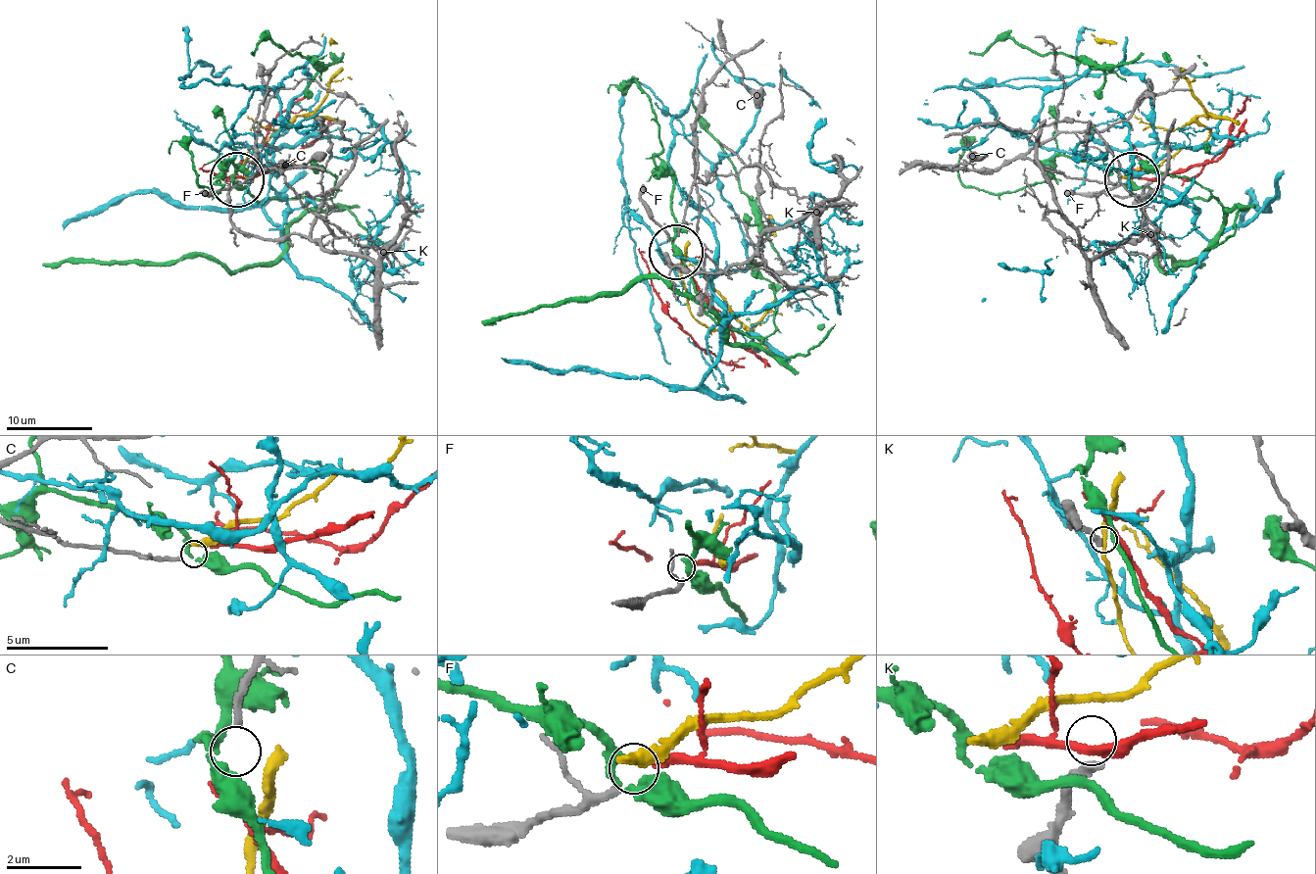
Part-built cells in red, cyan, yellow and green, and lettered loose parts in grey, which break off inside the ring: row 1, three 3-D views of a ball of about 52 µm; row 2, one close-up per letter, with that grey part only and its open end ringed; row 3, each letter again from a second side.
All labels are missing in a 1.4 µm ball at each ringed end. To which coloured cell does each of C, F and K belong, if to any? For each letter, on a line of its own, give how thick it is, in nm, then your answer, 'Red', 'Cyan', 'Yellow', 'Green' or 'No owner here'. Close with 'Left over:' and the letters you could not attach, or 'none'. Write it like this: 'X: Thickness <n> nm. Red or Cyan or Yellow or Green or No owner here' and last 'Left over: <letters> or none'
C: Thickness 200 nm. No owner here
F: Thickness 160 nm. Red
K: Thickness 280 nm. No owner here
Left over: C, K

